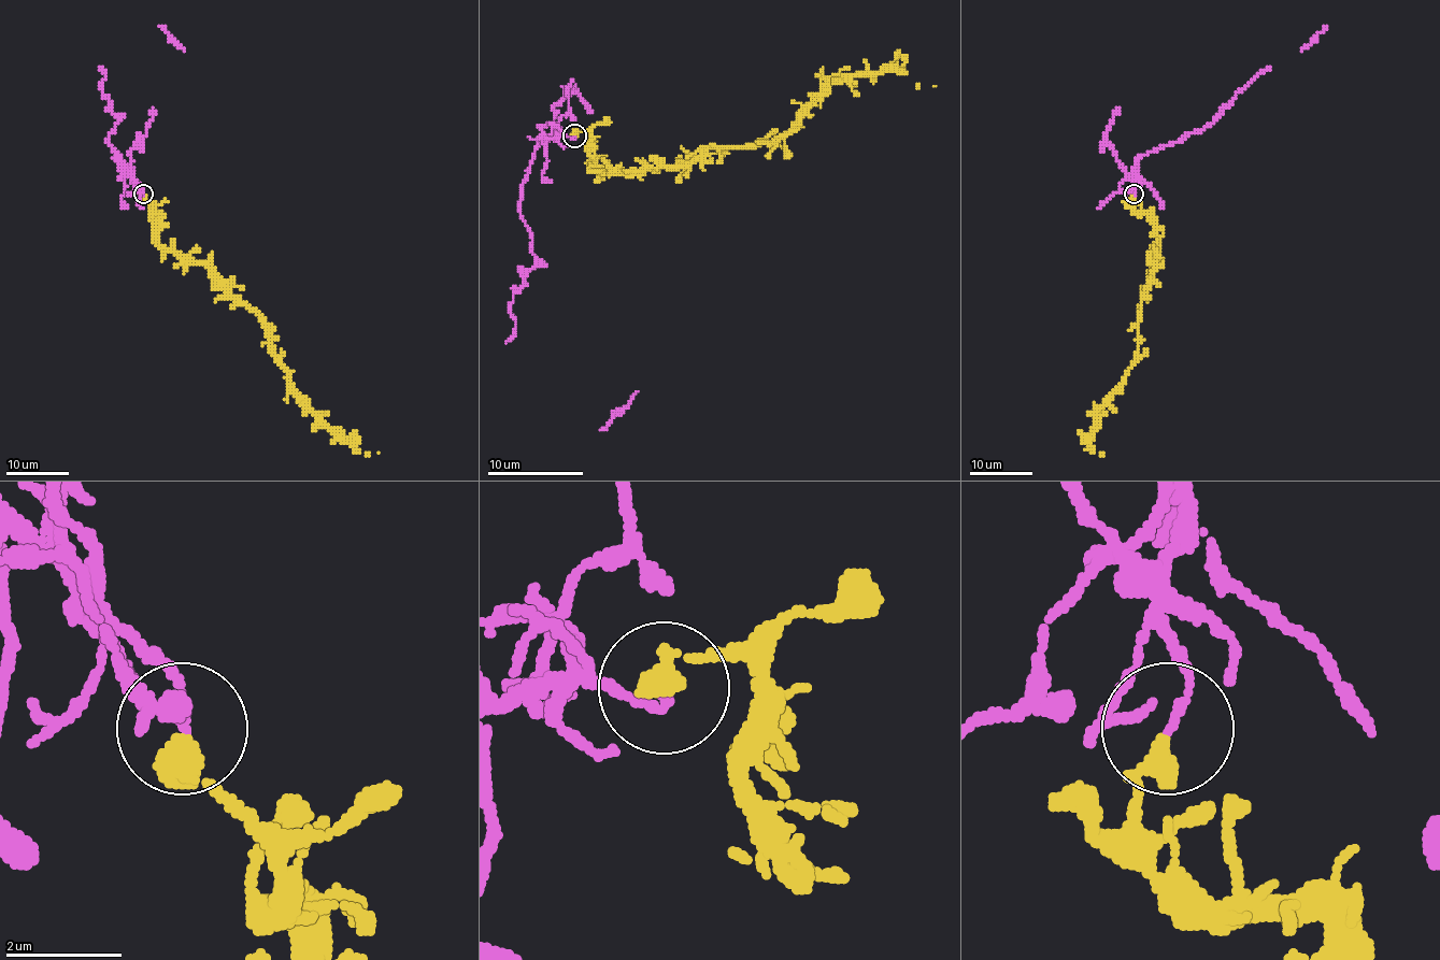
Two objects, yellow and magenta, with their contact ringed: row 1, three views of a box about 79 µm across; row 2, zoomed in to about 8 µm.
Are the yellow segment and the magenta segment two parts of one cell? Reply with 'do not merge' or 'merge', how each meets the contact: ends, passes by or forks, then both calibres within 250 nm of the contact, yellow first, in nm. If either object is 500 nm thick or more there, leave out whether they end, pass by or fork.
do not merge; yellow ends; magenta ends; calibres 440 and 140 nm

